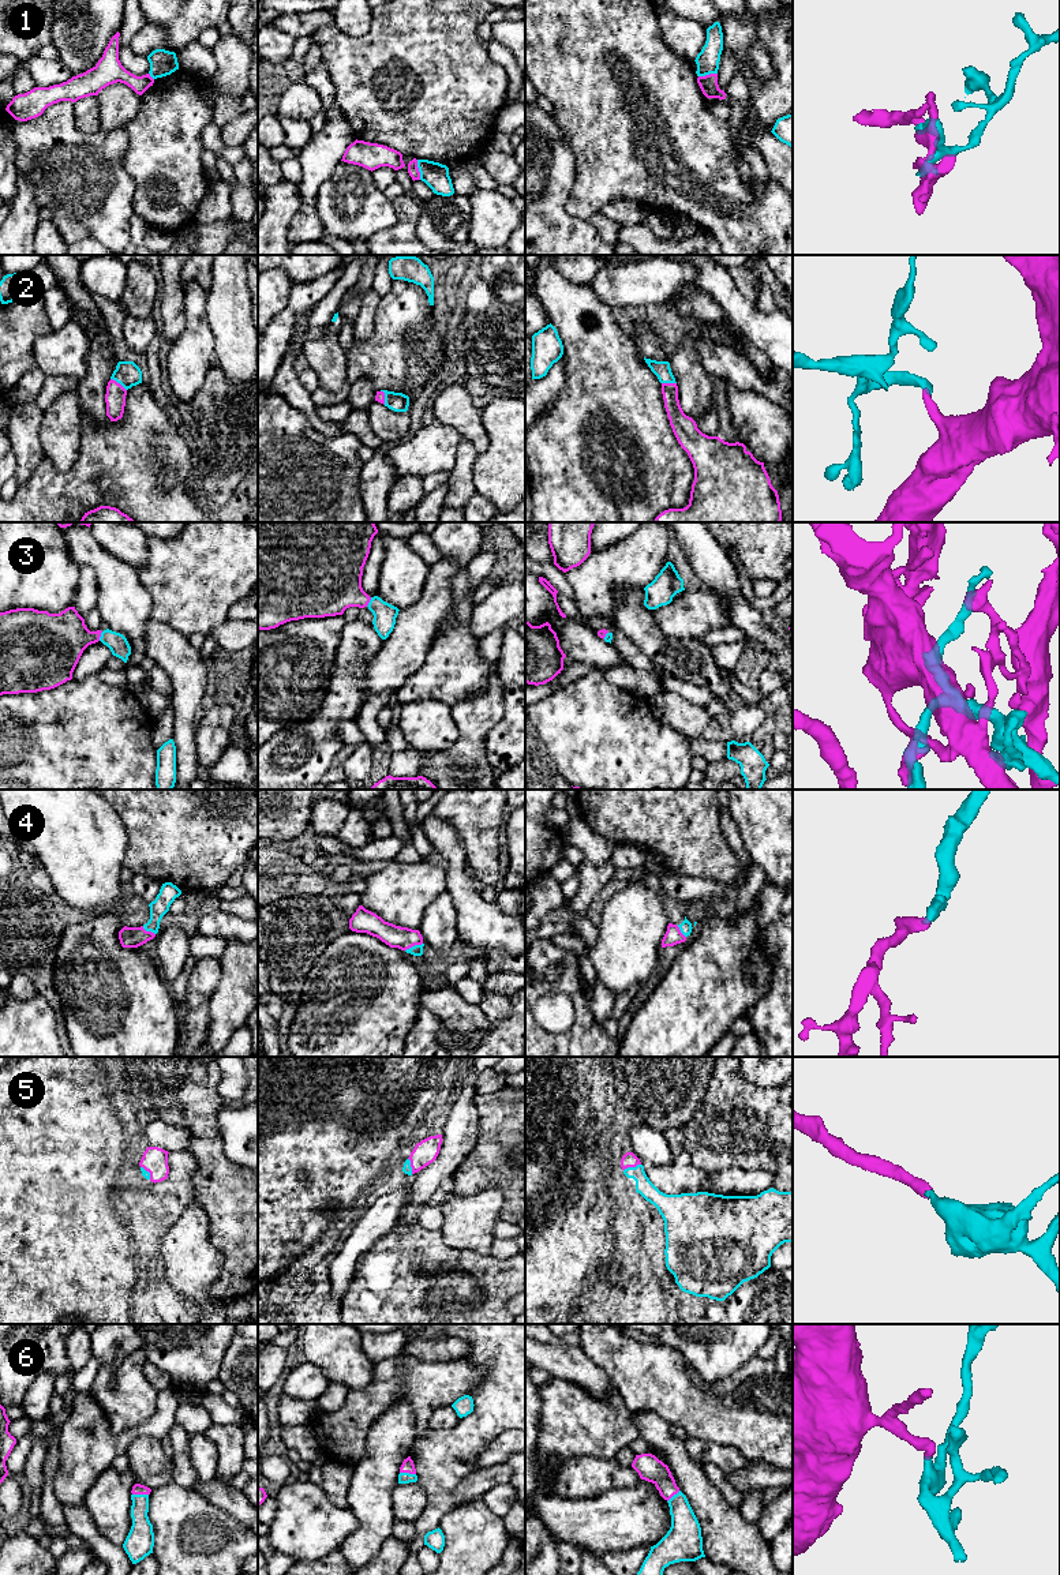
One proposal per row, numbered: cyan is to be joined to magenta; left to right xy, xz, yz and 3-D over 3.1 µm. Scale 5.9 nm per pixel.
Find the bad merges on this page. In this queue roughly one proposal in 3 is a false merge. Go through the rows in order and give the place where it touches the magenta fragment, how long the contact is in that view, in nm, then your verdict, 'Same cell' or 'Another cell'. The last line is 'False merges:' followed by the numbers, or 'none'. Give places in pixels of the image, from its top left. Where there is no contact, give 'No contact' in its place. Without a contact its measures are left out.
1: Touches magenta at xz (418, 169). Shared border 120 nm. Another cell
2: Touches magenta at xy (119, 383). Shared border 120 nm. Same cell
3: Touches magenta at xy (100, 636). Shared border 60 nm. Same cell
4: Touches magenta at xz (414, 945). Shared border 120 nm. Same cell
5: Touches magenta at yz (632, 1166). Shared border 110 nm. Same cell
6: Touches magenta at xy (141, 1493). Shared border 100 nm. Same cell
False merges: 1

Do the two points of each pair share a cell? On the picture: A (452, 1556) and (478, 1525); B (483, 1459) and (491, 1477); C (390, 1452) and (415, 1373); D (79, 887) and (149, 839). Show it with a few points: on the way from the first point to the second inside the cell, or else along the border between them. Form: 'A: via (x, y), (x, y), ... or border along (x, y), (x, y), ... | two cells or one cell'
A: via (460, 1548), (472, 1533) | one cell
B: border along (505, 1461), (479, 1469) | two cells
C: border along (378, 1417), (404, 1399), (414, 1413), (416, 1432) | two cells
D: border along (122, 824), (127, 836), (124, 867) | two cells

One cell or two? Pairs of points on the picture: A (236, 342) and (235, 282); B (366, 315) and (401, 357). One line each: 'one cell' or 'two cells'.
A: one cell
B: two cells

